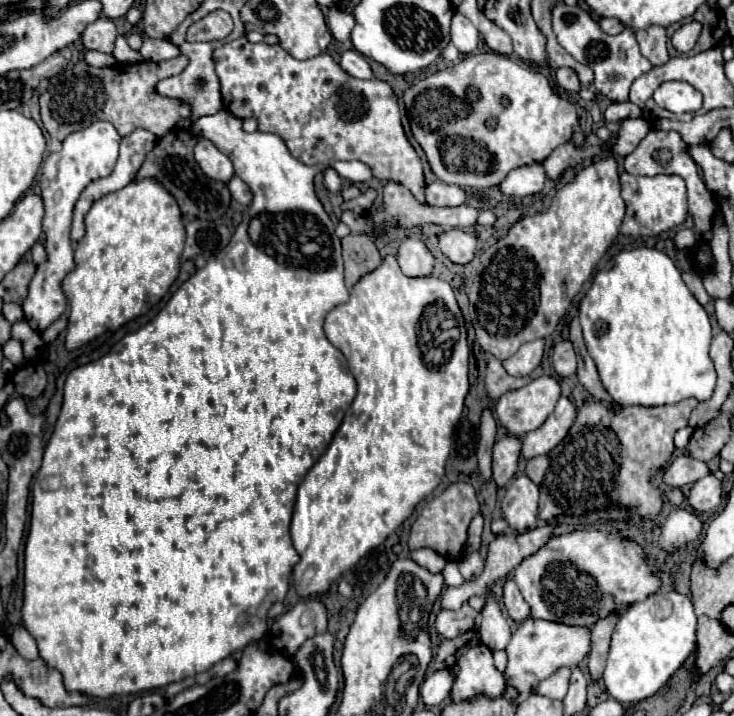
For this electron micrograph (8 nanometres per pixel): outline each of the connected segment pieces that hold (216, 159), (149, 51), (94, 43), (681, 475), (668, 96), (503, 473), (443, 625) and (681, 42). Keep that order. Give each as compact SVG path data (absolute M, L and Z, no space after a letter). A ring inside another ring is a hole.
M198 139L198 145L194 147L194 157L204 175L208 175L210 179L228 183L234 177L232 161L224 153L220 153L214 145L208 145L208 141Z
M146 33L142 35L142 47L140 47L140 55L146 61L166 61L166 59L174 59L180 55L180 49L168 41L168 39L152 39L146 37Z
M108 17L96 19L88 29L82 33L82 43L86 49L112 53L114 51L114 39L116 39L116 25Z
M678 455L664 469L662 481L670 487L684 487L688 483L694 483L694 481L706 477L708 473L710 473L710 469L704 461L696 461L690 455Z
M666 81L656 89L656 103L672 113L692 113L702 107L702 93L684 81Z
M508 435L494 445L494 465L492 465L492 479L498 487L506 487L506 483L516 475L518 471L518 459L520 459L520 439L514 435Z
M464 605L460 611L440 611L436 617L436 631L444 639L454 639L454 637L474 629L476 617L478 617L478 613L470 605Z
M690 21L690 23L684 23L672 37L672 45L678 49L678 51L690 51L700 35L700 29L702 25L698 21Z

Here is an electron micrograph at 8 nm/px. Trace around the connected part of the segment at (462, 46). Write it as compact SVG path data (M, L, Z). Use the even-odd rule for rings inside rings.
M456 13L452 19L452 43L462 55L474 53L480 43L478 29L460 13Z

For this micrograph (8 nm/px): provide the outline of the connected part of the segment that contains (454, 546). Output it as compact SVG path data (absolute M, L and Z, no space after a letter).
M460 481L460 483L450 485L442 495L428 501L424 505L424 509L420 511L420 515L414 521L412 531L410 531L410 539L408 539L410 551L428 547L428 549L436 551L438 555L442 555L444 559L460 561L464 555L464 549L466 549L466 541L468 541L468 525L478 511L480 511L480 505L476 499L476 491L470 483Z

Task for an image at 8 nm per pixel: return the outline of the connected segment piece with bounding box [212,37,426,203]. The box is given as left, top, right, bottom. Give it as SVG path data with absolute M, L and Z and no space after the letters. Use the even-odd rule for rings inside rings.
M246 37L228 41L222 47L214 49L212 59L218 67L224 107L240 119L256 117L258 129L280 135L296 159L308 163L304 155L310 155L308 165L324 161L362 161L374 171L374 177L378 177L380 181L402 183L410 189L416 201L424 201L426 179L422 161L402 129L398 99L388 83L378 79L362 81L350 77L328 53L320 53L312 59L298 61L288 55L280 45L250 43Z

